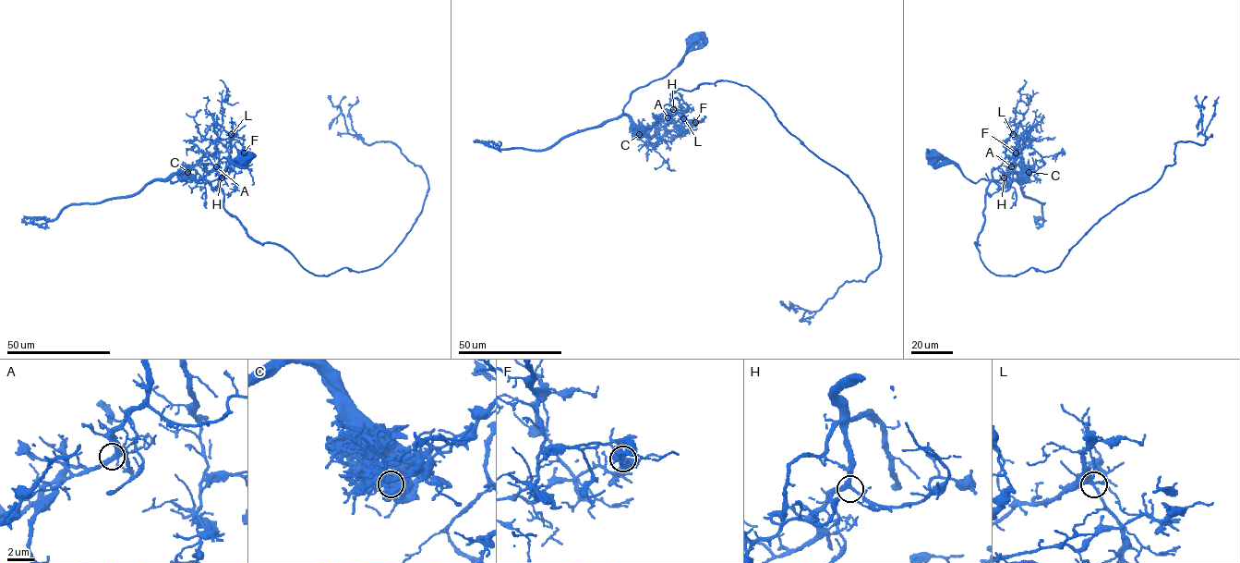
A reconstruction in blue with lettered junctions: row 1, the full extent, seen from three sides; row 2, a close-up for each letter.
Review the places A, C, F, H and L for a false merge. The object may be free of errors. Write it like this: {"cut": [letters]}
{"cut": ["C"]}

